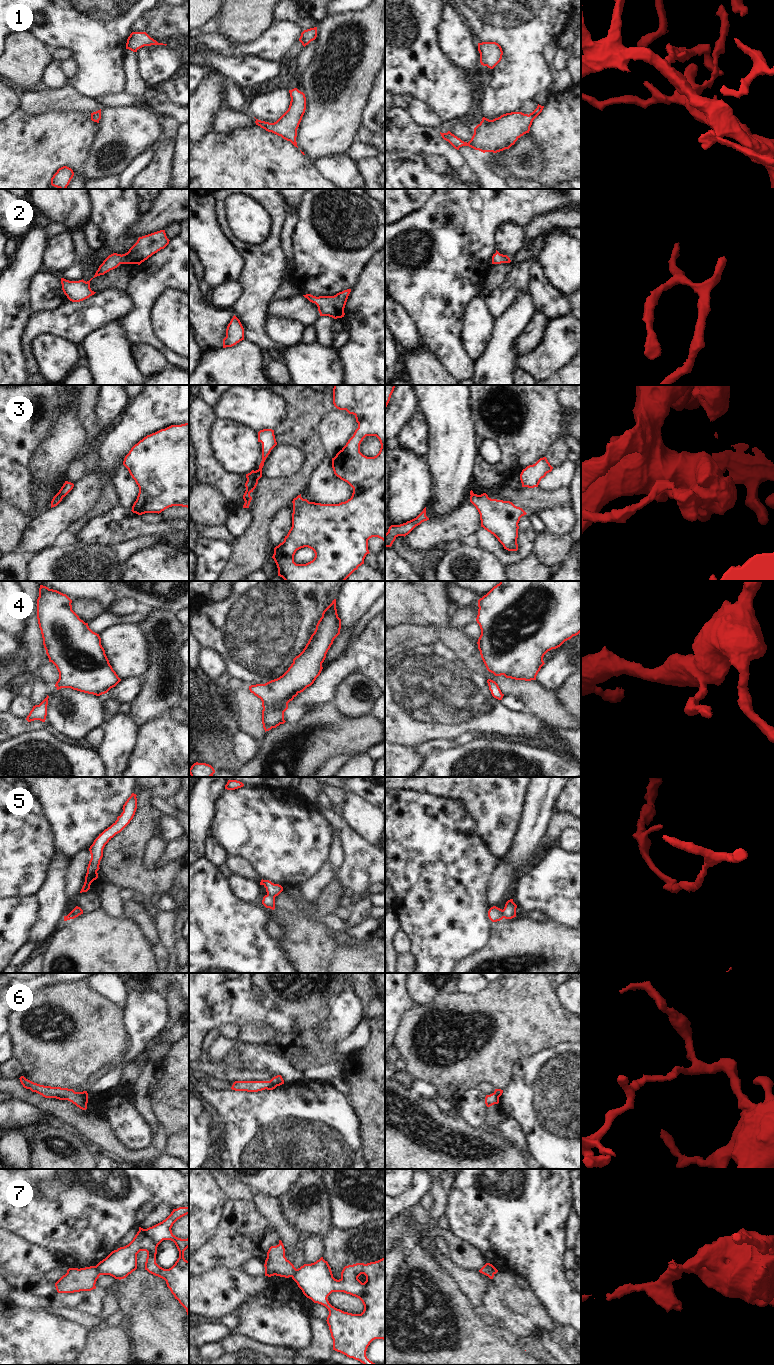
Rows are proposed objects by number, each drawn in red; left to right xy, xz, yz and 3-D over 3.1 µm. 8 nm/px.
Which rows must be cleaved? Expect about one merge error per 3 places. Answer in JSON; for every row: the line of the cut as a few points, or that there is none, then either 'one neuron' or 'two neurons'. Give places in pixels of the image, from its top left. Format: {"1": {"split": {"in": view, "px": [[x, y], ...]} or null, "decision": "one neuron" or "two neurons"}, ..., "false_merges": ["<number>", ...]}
{"1": {"split": null, "decision": "one neuron"}, "2": {"split": null, "decision": "one neuron"}, "3": {"split": {"in": "xz", "px": [[255, 471], [261, 475]]}, "decision": "two neurons"}, "4": {"split": null, "decision": "one neuron"}, "5": {"split": {"in": "xz", "px": [[267, 893], [274, 898]]}, "decision": "two neurons"}, "6": {"split": null, "decision": "one neuron"}, "7": {"split": {"in": "xy", "px": [[95, 1266], [99, 1275]]}, "decision": "two neurons"}, "false_merges": ["3", "5", "7"]}

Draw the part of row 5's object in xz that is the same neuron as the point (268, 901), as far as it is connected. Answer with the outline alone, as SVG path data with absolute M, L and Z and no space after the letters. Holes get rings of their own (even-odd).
M267 894L263 897L262 904L266 908L270 908L274 910L275 909L275 898Z

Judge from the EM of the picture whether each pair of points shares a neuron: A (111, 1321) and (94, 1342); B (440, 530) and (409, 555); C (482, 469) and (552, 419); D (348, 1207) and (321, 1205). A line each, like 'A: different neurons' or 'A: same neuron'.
A: different neurons
B: different neurons
C: same neuron
D: different neurons

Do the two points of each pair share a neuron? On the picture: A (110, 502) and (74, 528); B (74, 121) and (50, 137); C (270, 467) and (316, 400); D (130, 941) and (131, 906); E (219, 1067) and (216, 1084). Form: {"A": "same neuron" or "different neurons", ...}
{"A": "same neuron", "B": "same neuron", "C": "different neurons", "D": "different neurons", "E": "different neurons"}

